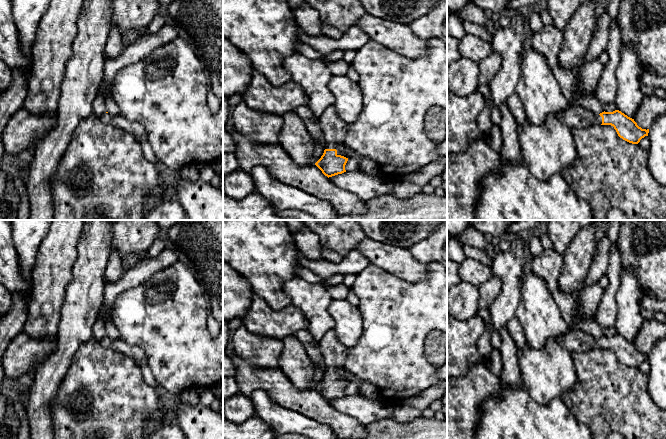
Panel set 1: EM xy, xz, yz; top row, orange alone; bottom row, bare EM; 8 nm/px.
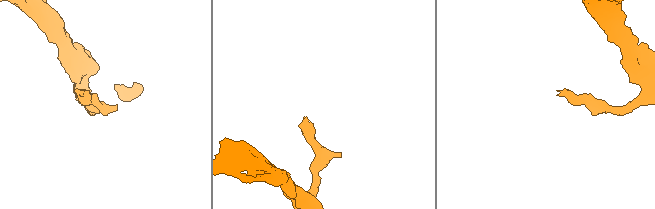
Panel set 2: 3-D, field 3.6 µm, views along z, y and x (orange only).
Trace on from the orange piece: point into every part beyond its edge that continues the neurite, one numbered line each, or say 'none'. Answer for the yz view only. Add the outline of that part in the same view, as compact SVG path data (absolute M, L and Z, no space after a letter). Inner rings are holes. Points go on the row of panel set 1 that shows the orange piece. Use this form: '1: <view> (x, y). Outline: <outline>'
1: yz (573, 116). Outline: M571 103L564 111L560 112L558 117L570 129L602 124L600 115L596 115L582 106L574 106Z

